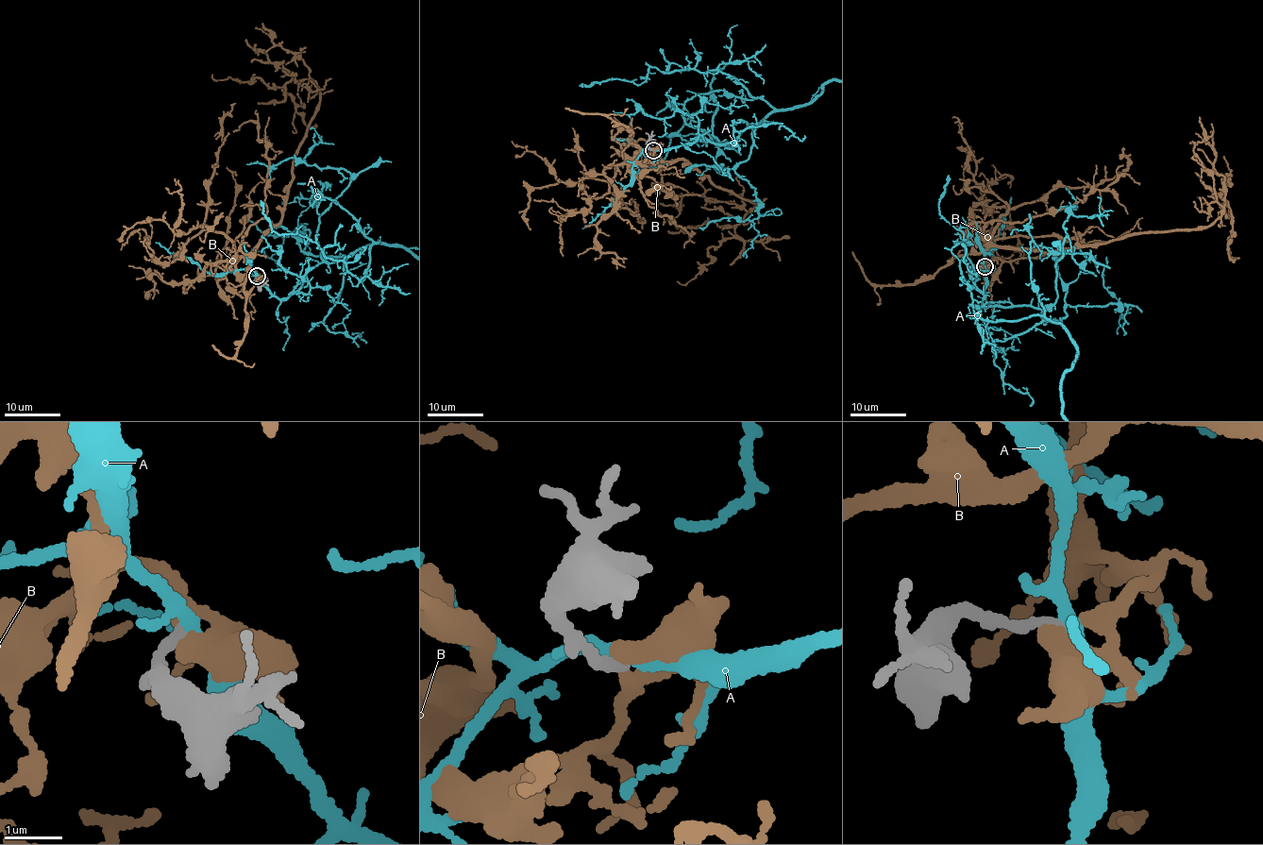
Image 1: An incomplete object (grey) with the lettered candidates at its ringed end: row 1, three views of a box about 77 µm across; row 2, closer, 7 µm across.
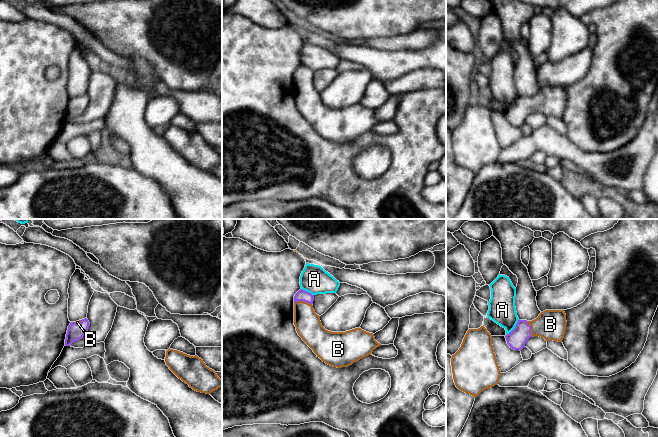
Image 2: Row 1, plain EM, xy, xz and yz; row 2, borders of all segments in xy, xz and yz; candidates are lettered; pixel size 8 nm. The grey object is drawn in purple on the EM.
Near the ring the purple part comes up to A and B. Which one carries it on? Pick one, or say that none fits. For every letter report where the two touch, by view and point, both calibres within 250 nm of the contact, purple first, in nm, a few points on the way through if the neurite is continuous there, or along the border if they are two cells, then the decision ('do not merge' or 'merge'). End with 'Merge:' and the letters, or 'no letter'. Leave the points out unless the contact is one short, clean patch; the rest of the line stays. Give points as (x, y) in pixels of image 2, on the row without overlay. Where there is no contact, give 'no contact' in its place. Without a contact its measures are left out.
A: yz (515, 103) | 160/220 nm | along yz (518, 95), (515, 102), (506, 111) | do not merge
B: xz (303, 76) | 90/200 nm | across xz (302, 71), (303, 76), (303, 88), (308, 101) | merge
Merge: B

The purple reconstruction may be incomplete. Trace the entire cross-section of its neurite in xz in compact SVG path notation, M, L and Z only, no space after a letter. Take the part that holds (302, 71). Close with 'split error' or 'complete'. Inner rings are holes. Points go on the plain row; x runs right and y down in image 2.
M300 65L294 72L294 101L298 111L326 140L342 144L371 131L381 122L374 110L361 104L346 108L326 106L313 85L314 71Z; split error

